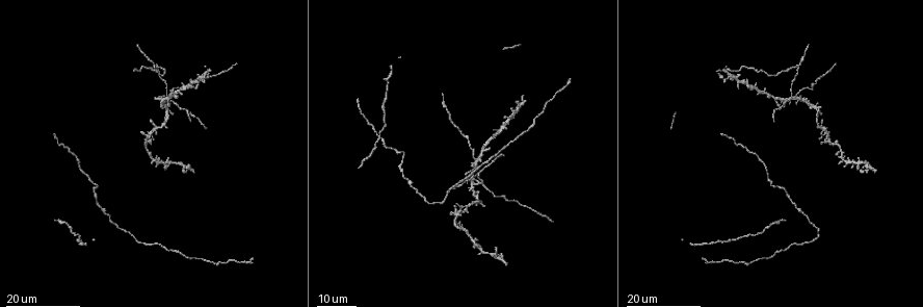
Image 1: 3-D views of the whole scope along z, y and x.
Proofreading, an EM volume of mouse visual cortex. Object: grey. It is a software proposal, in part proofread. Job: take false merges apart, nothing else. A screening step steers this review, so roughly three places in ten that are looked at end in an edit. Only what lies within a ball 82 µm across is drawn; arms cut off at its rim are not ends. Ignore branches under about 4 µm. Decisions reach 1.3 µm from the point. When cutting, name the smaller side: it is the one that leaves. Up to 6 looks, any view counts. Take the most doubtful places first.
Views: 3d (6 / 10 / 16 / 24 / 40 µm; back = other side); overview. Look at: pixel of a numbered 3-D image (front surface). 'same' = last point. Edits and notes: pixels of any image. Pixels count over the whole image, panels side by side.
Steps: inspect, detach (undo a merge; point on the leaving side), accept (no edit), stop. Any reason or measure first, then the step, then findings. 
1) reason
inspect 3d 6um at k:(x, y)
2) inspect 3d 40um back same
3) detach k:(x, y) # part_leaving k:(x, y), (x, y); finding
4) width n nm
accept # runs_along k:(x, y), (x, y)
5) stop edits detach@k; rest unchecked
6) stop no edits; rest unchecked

looks like a crossing
inspect 3d 16um at 1:(152, 63)

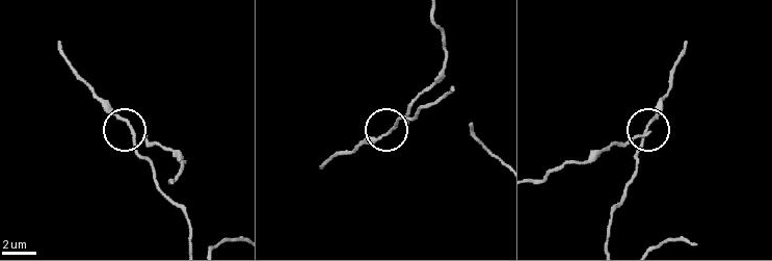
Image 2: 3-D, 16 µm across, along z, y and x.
inspect 3d 6um at 2:(394, 125)

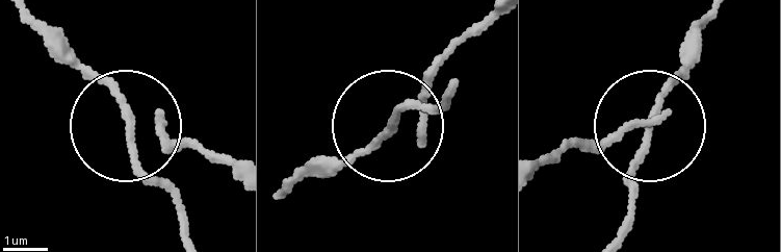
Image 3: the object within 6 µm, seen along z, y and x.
arms 4
accept # runs_along 3:(185, 232), (114, 98), (40, 23); one neuron here

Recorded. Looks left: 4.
inspect 3d 24um at 1:(479, 180)

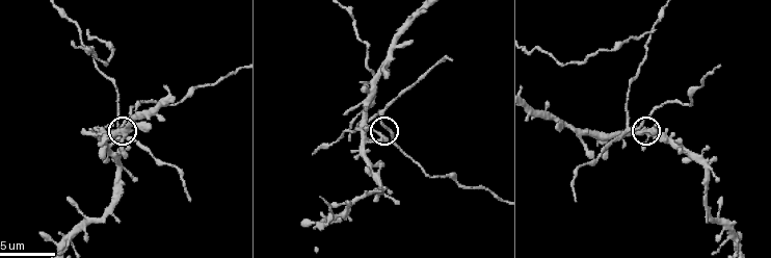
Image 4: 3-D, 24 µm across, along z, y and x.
inspect 3d 6um at 4:(640, 127)

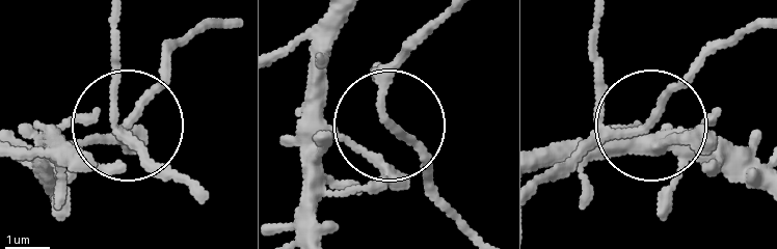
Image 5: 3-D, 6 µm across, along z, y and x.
accept # one neuron here

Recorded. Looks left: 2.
four or more arms meet
inspect 3d 24um at 1:(462, 231)

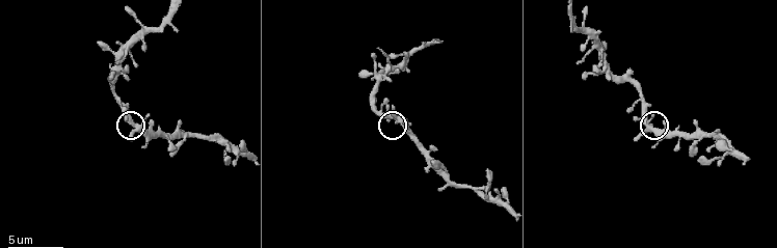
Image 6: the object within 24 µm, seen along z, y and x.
inspect 3d 10um at 6:(135, 123)

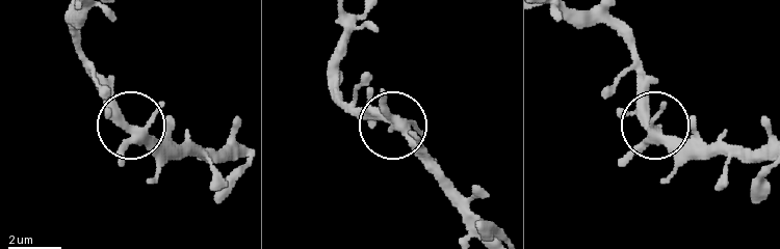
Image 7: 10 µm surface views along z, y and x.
width 340 nm
accept # runs_along 7:(384, 92), (386, 119), (448, 182); one neuron here

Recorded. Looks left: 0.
stop no edits; rest unchecked

